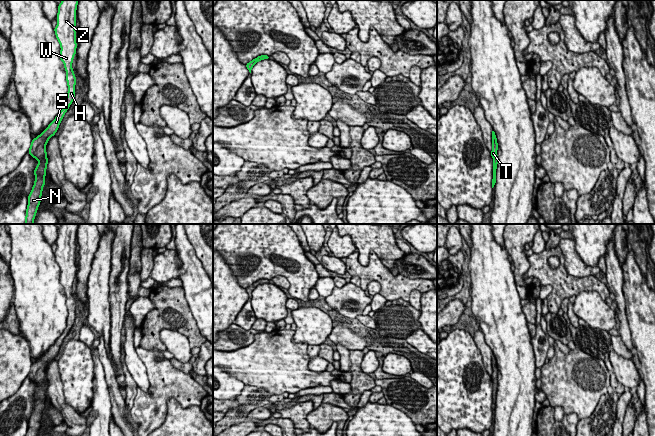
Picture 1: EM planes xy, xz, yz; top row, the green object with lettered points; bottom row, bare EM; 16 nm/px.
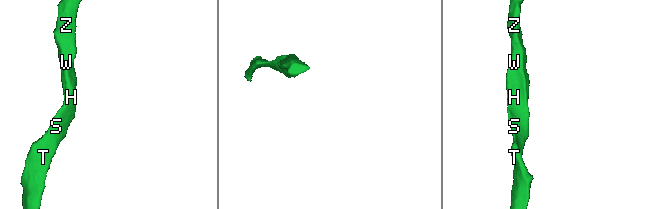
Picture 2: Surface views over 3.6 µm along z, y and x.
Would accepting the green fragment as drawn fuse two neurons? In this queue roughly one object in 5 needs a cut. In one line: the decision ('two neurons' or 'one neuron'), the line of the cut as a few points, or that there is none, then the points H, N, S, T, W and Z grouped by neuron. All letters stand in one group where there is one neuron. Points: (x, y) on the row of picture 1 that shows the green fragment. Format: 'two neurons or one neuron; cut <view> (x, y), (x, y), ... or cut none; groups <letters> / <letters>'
one neuron; cut none; groups H N S T W Z

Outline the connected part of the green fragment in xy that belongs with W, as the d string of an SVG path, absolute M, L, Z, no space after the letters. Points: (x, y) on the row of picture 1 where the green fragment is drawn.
M62 0L58 6L57 25L54 28L54 31L61 47L60 59L63 62L66 71L68 92L66 104L64 105L63 109L40 135L32 139L30 148L28 150L29 154L39 163L34 170L35 181L28 196L28 205L24 224L34 224L38 206L41 202L43 187L45 185L45 170L47 169L48 164L46 145L49 139L57 132L63 116L69 109L75 97L76 77L72 68L72 63L77 48L75 39L75 18L77 5L78 0Z

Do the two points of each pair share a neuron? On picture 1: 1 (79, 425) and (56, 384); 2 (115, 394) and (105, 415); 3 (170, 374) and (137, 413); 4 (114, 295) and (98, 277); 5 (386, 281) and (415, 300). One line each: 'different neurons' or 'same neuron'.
1: same neuron
2: different neurons
3: same neuron
4: different neurons
5: different neurons

